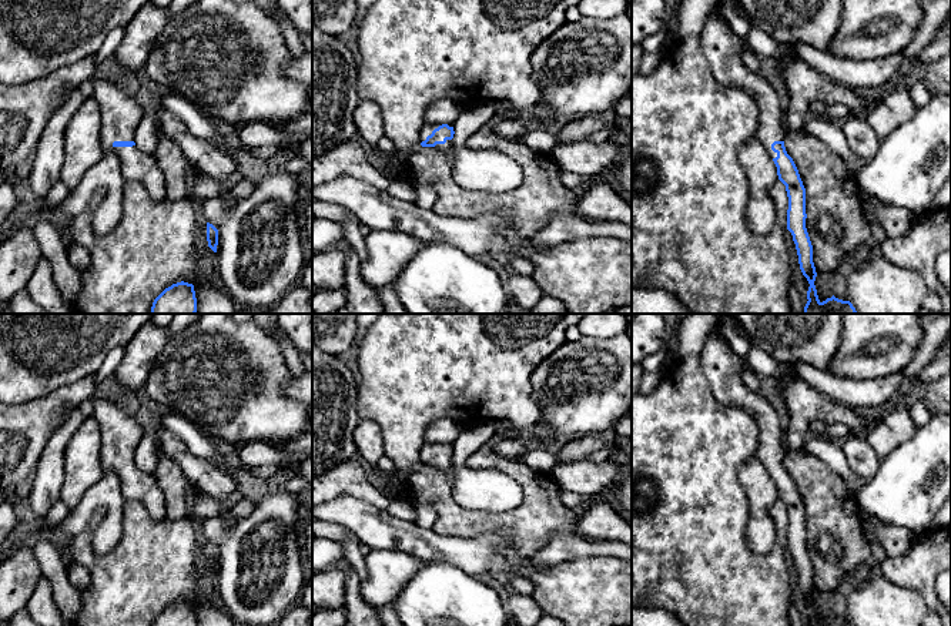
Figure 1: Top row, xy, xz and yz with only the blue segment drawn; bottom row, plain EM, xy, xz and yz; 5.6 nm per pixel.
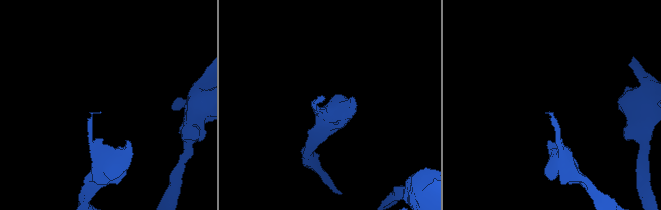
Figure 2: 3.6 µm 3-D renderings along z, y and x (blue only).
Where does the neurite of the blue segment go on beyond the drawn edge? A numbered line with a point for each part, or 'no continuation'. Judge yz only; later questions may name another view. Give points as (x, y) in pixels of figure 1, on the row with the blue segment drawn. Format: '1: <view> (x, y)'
1: yz (722, 47)

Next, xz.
1: xz (427, 129)

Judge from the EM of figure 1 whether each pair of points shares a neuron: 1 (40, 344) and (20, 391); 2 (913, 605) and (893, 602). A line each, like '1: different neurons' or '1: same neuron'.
1: same neuron
2: same neuron

